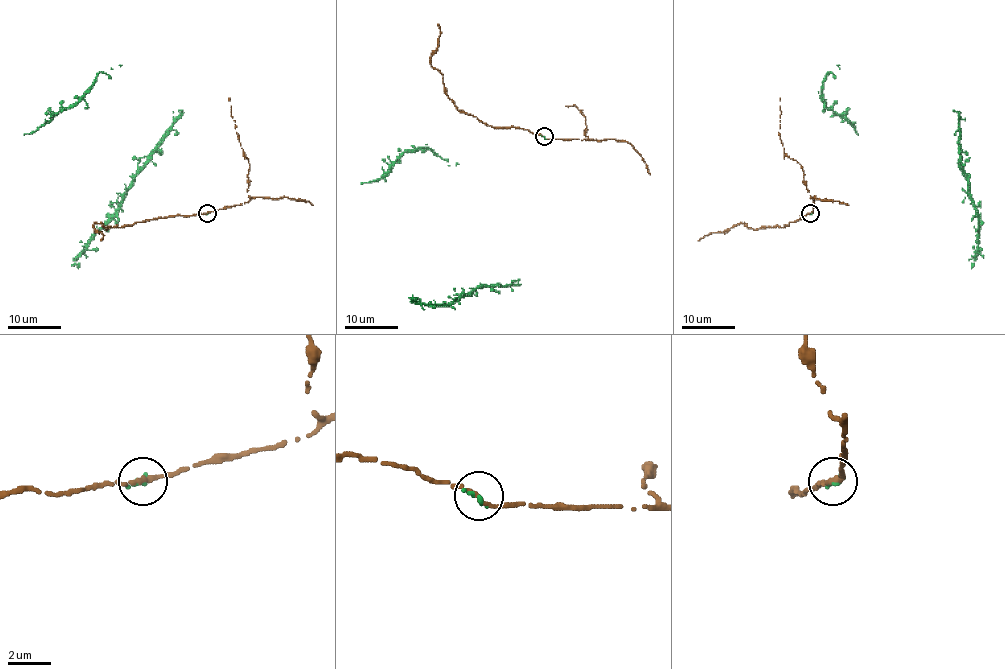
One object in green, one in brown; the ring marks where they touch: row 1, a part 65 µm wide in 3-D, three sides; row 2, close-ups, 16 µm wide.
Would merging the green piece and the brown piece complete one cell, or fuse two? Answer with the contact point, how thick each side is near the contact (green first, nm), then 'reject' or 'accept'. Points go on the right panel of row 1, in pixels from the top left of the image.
place (810, 213); calibres 190 and 200 nm; accept

